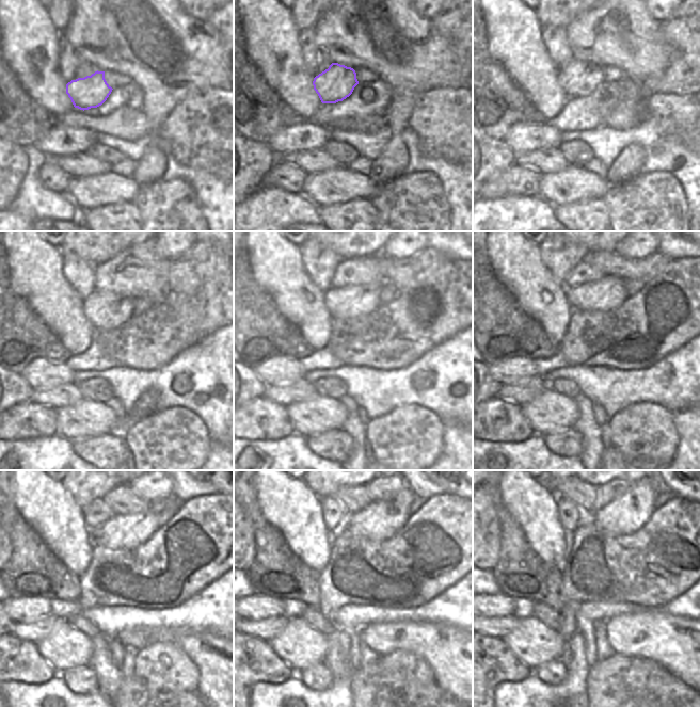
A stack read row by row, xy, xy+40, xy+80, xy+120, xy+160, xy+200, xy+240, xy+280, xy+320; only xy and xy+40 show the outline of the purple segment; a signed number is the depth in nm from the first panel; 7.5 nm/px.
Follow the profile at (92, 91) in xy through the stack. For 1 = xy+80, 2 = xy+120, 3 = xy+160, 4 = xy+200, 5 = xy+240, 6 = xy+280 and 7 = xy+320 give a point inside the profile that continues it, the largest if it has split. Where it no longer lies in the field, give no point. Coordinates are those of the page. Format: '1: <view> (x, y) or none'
1: xy+80 (577, 78)
2: xy+120 (105, 310)
3: xy+160 (352, 300)
4: xy+200 (607, 293)
5: xy+240 (121, 532)
6: xy+280 (379, 520)
7: xy+320 (627, 513)

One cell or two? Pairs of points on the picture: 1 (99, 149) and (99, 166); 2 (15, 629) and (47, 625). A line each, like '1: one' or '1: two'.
1: two
2: one

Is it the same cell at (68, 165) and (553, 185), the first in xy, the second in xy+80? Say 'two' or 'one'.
two

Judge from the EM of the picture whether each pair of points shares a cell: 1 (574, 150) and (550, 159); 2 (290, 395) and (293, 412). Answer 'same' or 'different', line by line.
1: different
2: different

